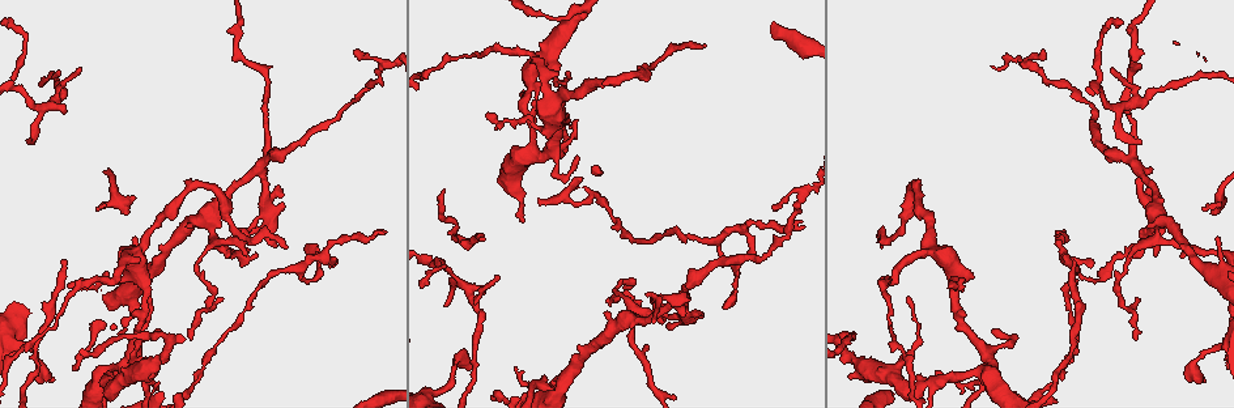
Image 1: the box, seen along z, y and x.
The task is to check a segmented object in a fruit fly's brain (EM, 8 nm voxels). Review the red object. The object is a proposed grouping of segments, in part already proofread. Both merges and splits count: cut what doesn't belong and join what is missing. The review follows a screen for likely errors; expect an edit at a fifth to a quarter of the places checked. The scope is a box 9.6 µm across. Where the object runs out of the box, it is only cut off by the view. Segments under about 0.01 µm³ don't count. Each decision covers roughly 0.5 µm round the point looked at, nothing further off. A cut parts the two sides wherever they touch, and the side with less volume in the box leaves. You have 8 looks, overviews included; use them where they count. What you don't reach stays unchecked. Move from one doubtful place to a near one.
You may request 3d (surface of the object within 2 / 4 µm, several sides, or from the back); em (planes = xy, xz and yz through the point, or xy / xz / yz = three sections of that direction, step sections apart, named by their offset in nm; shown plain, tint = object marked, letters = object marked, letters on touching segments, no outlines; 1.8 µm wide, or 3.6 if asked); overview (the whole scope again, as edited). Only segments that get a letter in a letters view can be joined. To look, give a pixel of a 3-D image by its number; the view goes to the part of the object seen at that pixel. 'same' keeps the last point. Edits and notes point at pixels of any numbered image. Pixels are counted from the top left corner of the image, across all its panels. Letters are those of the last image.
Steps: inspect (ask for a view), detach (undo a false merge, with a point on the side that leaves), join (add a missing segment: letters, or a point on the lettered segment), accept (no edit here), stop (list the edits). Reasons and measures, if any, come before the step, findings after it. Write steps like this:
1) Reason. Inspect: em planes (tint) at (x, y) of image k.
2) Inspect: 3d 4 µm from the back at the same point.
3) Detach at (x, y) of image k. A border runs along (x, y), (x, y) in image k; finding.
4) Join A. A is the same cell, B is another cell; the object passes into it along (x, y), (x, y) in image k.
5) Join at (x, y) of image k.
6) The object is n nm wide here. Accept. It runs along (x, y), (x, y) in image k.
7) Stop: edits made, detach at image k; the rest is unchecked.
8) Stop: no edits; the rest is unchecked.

Four arms meet. Inspect: 3d 2 µm at (670, 307) of image 1.

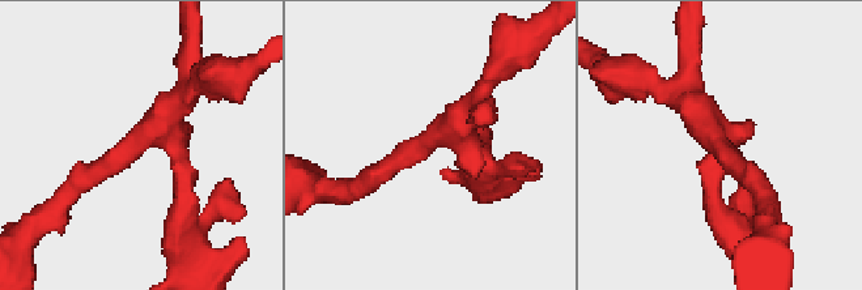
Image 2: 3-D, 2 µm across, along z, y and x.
4 arms meet here; shape alone is not enough. Inspect: em 3.6 µm planes (letters) at (437, 133) of image 2.

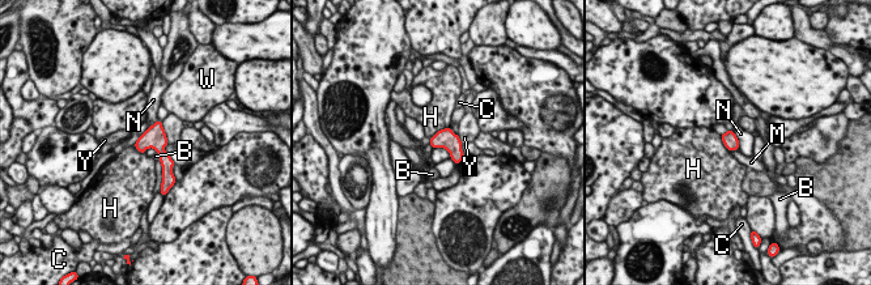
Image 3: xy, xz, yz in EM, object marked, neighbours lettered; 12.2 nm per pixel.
The object is 190 nm wide here. Accept. B, C, H, M, N, W and Y are other cells; a border runs along (433, 147), (442, 147), (450, 157) in image 3; all the same neuron.

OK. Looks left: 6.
A narrow waist. Inspect: em planes (plain) at (454, 239) of image 1.

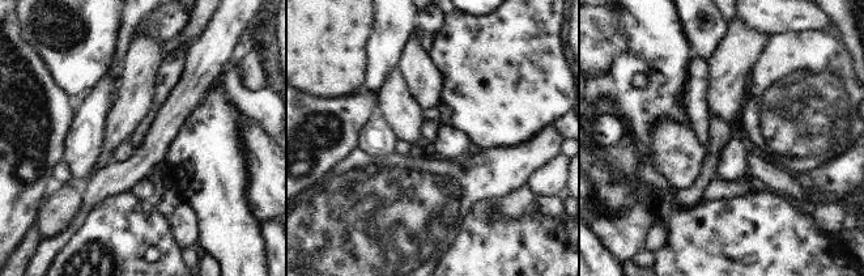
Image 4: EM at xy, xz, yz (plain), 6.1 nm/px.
Inspect: em planes (letters) at the same point.

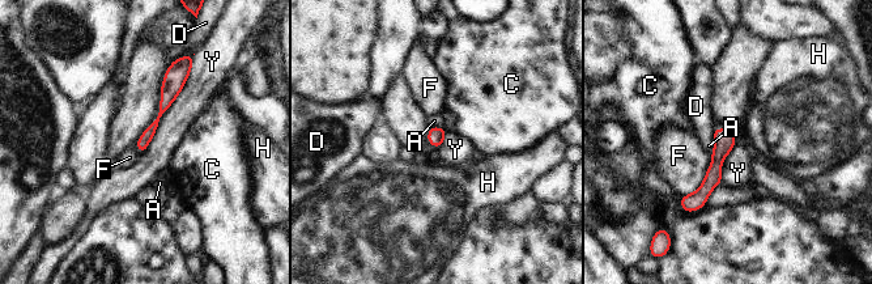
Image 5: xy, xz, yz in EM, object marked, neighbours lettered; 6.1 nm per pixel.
The object is 80 nm wide here. Accept. A, C, D, F, H and Y are other cells; continuous, no second neuron.

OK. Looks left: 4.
Thin end. Inspect: 3d 4 µm at (1204, 380) of image 1.

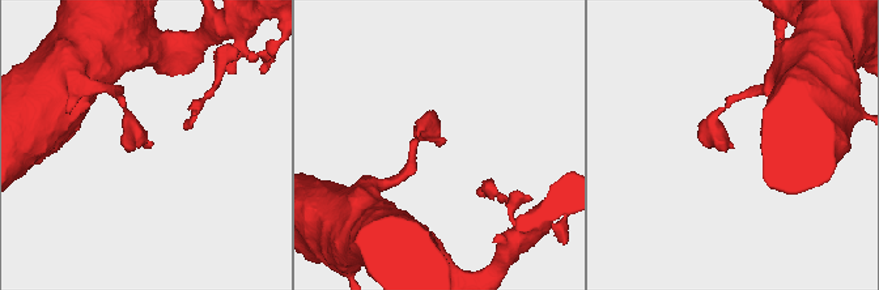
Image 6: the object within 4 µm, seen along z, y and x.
Need the tissue. Inspect: em planes (letters) at (730, 145) of image 6.

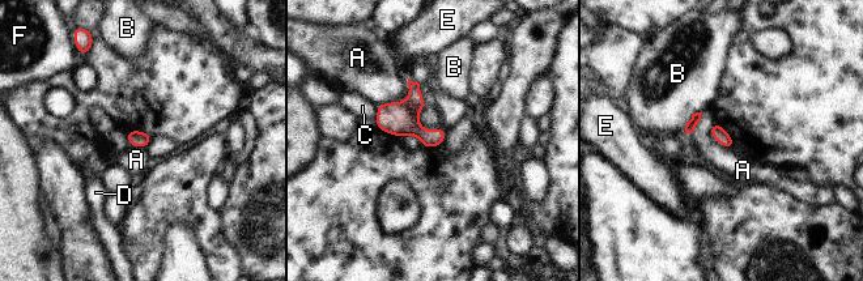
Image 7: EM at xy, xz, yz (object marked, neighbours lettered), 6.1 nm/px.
Accept. A, B, C, D, E and F are other cells; no lettered segment goes on from it.

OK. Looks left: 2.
Stop: no edits; the rest is unchecked.

